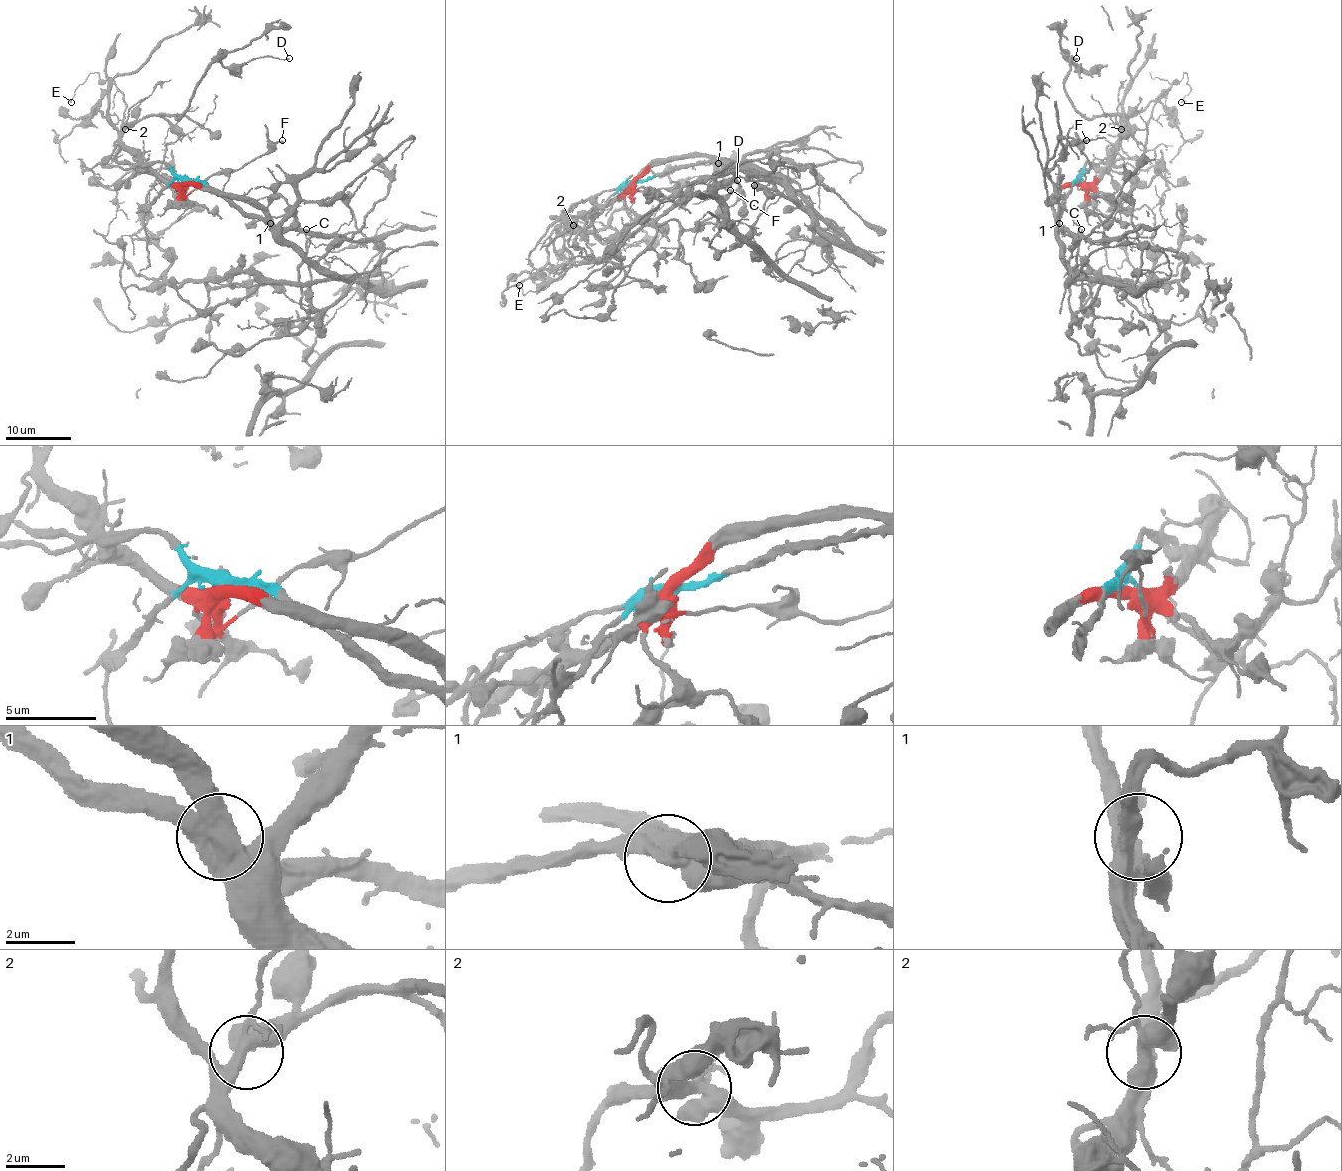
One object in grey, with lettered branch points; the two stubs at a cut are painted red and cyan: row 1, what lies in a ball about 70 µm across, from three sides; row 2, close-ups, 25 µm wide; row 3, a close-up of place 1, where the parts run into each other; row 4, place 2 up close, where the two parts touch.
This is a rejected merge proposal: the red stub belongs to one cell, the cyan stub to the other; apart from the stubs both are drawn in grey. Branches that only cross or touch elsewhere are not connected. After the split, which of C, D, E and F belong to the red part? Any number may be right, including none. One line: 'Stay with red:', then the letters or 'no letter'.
Stay with red: D, F

